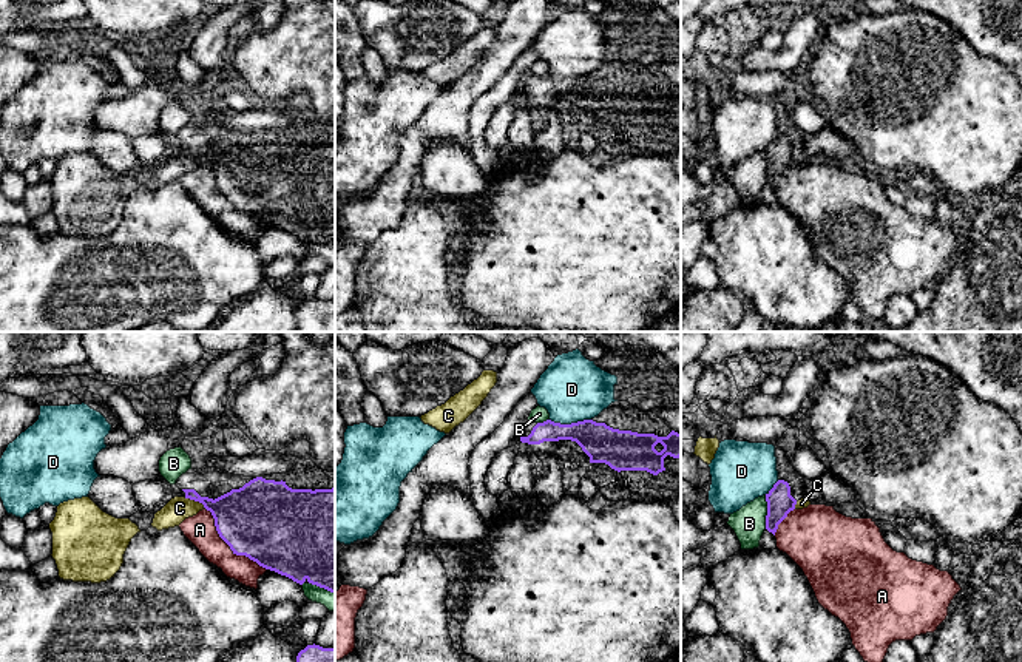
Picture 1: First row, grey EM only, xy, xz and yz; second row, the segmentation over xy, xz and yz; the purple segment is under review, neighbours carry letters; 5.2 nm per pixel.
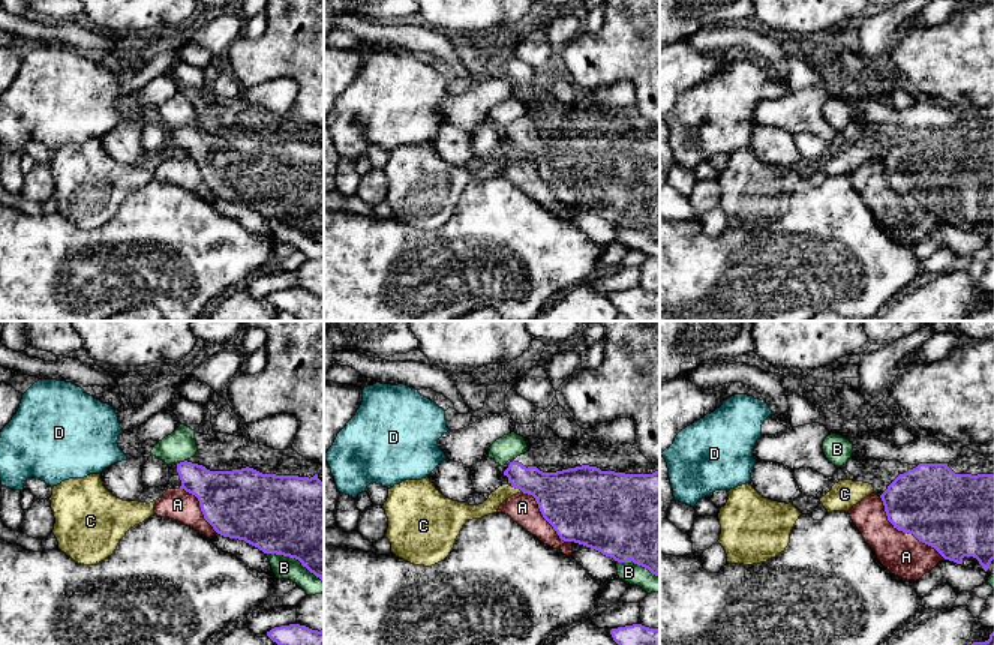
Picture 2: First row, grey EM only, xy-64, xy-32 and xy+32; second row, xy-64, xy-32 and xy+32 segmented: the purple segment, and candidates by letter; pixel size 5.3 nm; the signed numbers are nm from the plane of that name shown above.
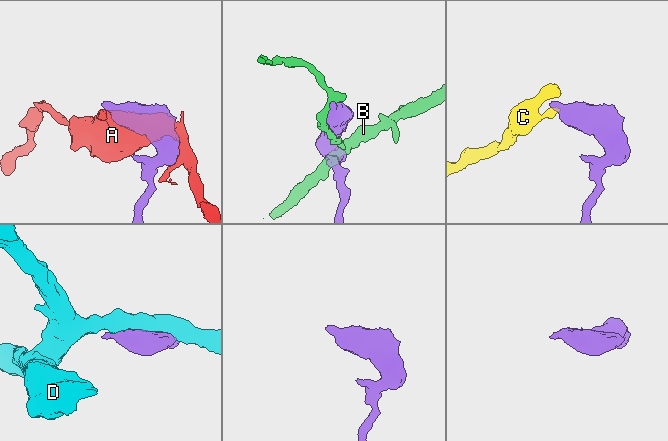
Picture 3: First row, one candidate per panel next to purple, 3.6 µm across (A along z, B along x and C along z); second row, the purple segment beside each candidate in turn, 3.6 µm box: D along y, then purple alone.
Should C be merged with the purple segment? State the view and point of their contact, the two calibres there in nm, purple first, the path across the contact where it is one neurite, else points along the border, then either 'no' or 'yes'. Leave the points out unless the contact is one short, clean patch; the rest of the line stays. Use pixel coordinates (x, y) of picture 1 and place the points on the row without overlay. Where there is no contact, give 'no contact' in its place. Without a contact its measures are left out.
meets purple in xy at (195, 155); 280 nm thick on the purple side, 130 nm on the other; border along xy (184, 151), (198, 155), (206, 162); no

